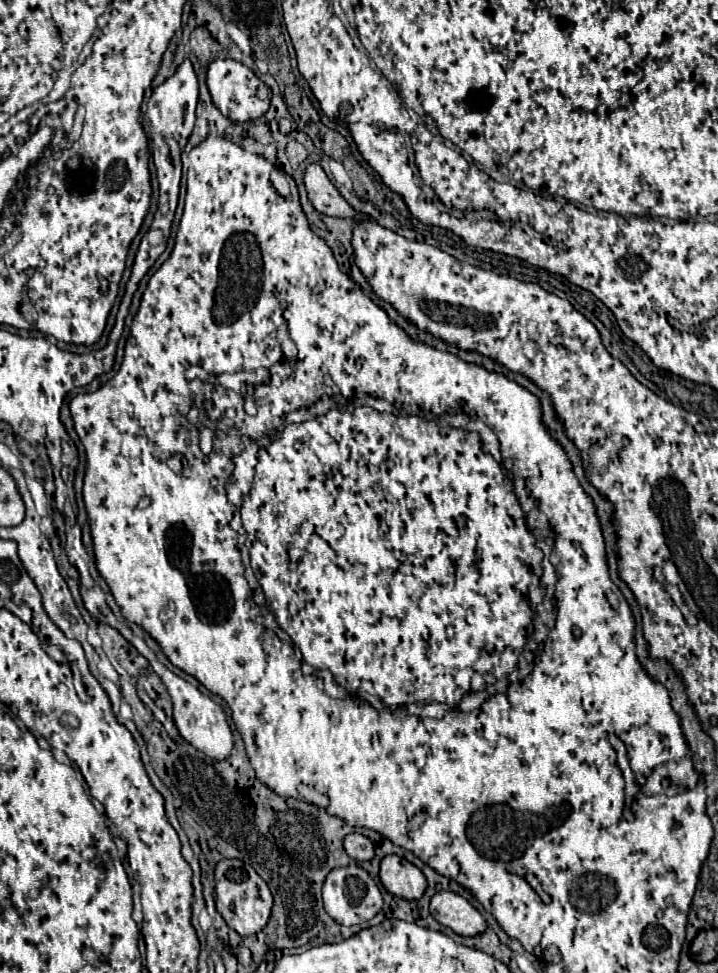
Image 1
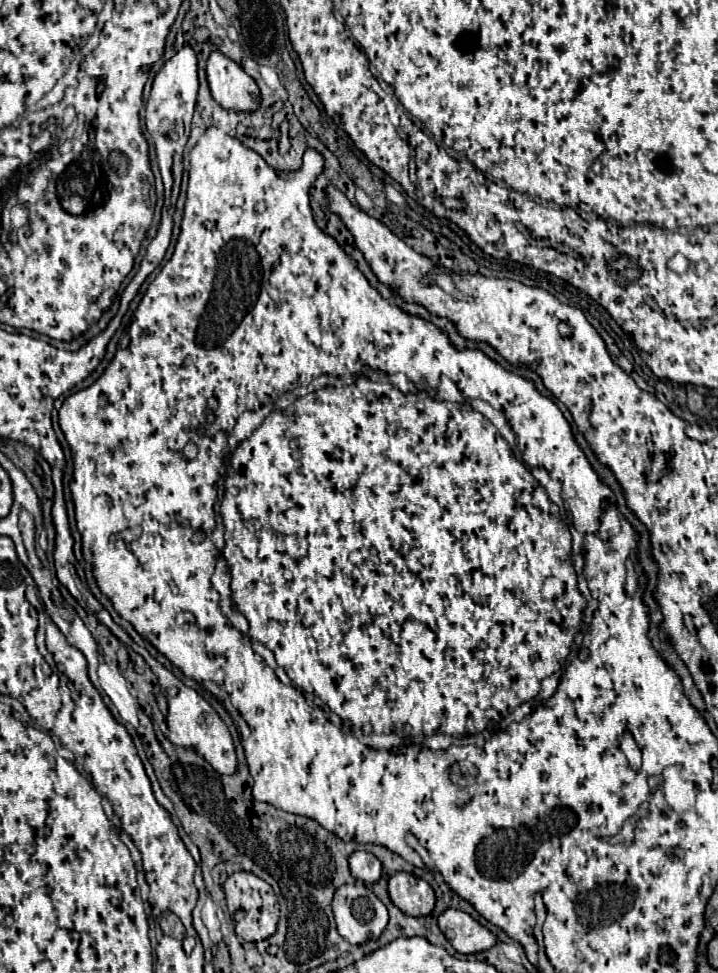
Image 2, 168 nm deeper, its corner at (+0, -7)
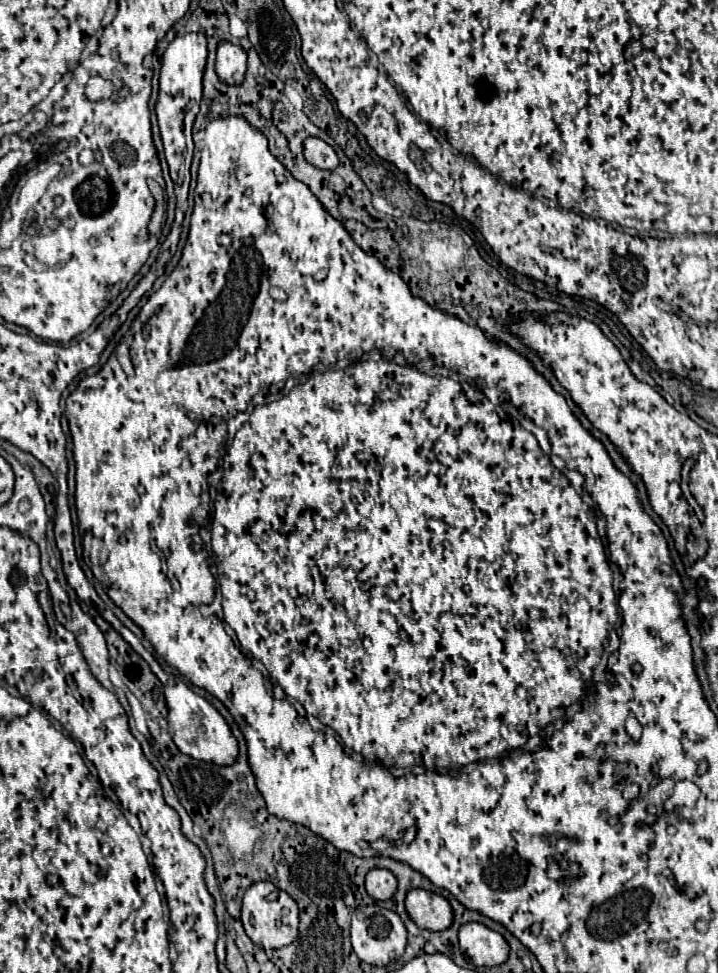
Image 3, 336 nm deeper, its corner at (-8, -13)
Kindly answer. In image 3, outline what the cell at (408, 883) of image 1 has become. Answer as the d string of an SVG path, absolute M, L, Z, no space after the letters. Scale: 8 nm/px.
M411 889L405 897L405 907L419 929L443 931L451 925L453 919L449 901L443 895L425 889Z

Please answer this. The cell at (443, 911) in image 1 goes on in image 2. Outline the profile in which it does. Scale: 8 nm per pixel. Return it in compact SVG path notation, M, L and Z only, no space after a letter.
M447 909L439 917L439 929L461 955L487 951L497 943L497 937L487 927L459 909Z

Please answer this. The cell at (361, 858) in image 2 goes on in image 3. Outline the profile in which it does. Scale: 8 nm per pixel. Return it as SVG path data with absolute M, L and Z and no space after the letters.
M371 869L365 877L365 887L367 887L367 893L377 899L377 901L385 901L385 899L391 899L395 889L397 889L397 879L391 871L387 869Z

